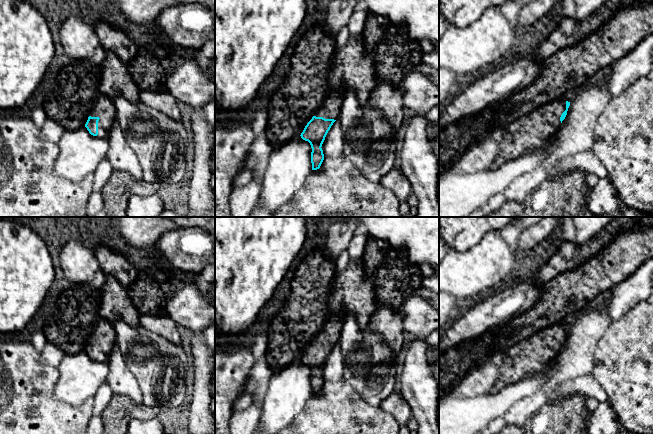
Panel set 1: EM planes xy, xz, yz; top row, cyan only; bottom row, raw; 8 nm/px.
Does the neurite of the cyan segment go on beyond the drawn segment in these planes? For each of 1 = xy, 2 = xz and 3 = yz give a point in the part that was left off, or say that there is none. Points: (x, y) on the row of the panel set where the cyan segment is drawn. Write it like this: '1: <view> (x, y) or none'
1: xy (103, 108)
2: xz (330, 108)
3: yz (536, 130)

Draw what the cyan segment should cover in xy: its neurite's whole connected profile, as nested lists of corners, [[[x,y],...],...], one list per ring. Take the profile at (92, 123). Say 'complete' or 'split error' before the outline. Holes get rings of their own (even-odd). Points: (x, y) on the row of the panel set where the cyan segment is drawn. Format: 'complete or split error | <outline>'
split error | [[[100,94],[89,114],[85,127],[91,135],[107,139],[115,120],[116,109],[113,101]]]

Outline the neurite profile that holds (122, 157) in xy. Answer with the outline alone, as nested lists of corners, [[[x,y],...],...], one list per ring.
[[[117,120],[114,121],[107,140],[109,150],[106,158],[113,169],[129,173],[136,181],[143,181],[143,171],[139,159],[128,144]]]

